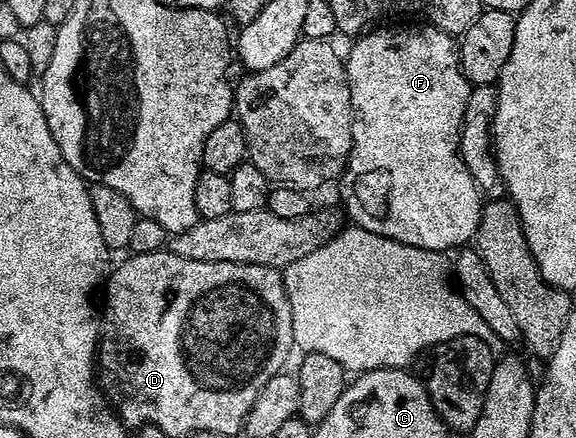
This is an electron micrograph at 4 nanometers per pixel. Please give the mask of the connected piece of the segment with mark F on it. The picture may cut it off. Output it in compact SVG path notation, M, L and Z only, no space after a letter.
M423 27L400 28L397 32L369 30L353 43L357 44L349 50L348 56L346 52L344 73L350 86L350 102L352 103L352 149L348 155L348 165L344 167L344 171L338 177L338 185L340 184L340 196L344 199L343 211L355 227L365 228L374 234L397 240L398 243L406 246L448 254L451 253L451 248L460 250L475 237L482 207L481 194L476 188L474 178L470 178L470 170L466 170L459 154L460 127L464 121L466 98L470 91L470 85L460 68L457 41L440 28Z

